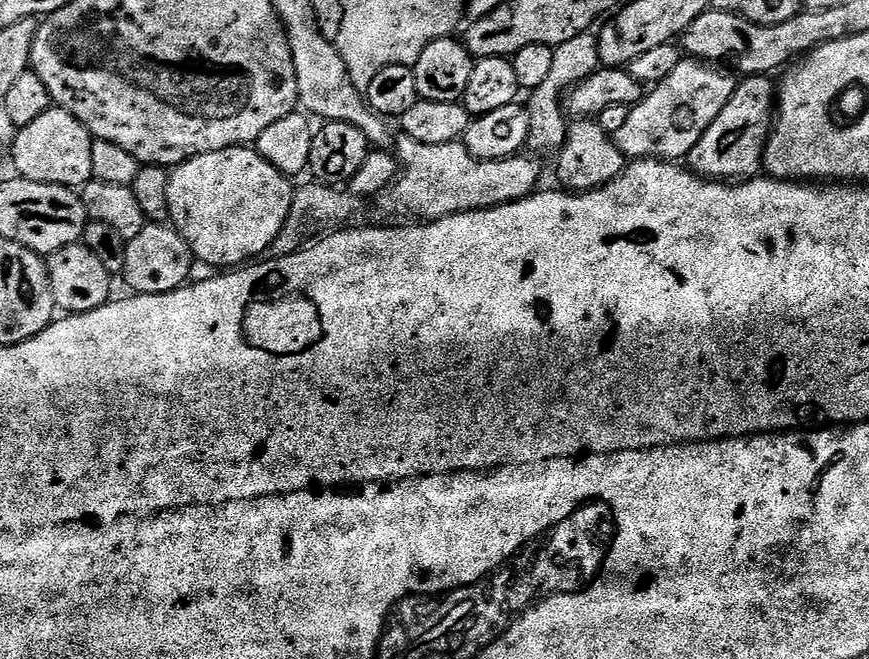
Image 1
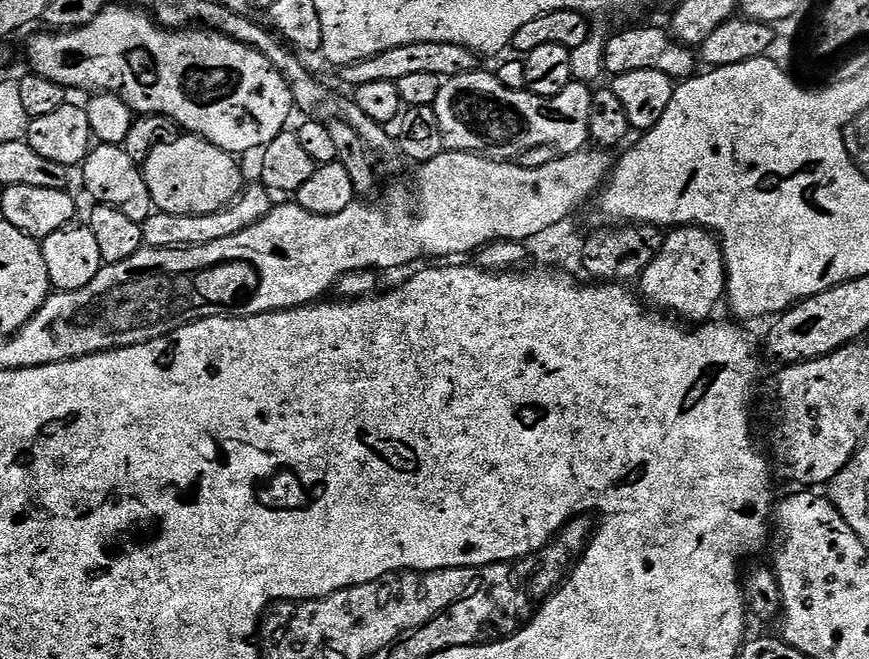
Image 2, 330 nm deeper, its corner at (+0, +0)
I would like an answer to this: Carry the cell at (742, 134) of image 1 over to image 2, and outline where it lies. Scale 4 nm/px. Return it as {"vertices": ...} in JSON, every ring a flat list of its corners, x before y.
{"vertices":[[695,224,671,229,638,281,639,295,653,309,684,322,707,321,711,317,708,315,725,299,727,287,728,273,724,271,724,250,719,239]]}

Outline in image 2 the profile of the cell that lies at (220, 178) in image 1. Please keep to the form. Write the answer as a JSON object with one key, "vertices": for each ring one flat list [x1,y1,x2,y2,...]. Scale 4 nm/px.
{"vertices":[[182,134,177,140,164,141,142,166,153,209,166,214,210,214,228,207,246,184,236,160,233,153,223,152,200,136]]}

